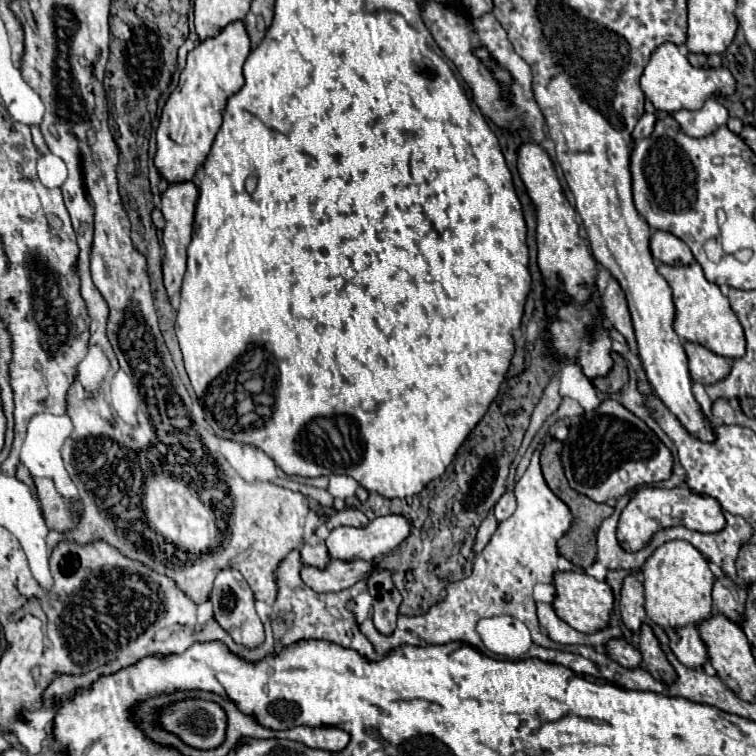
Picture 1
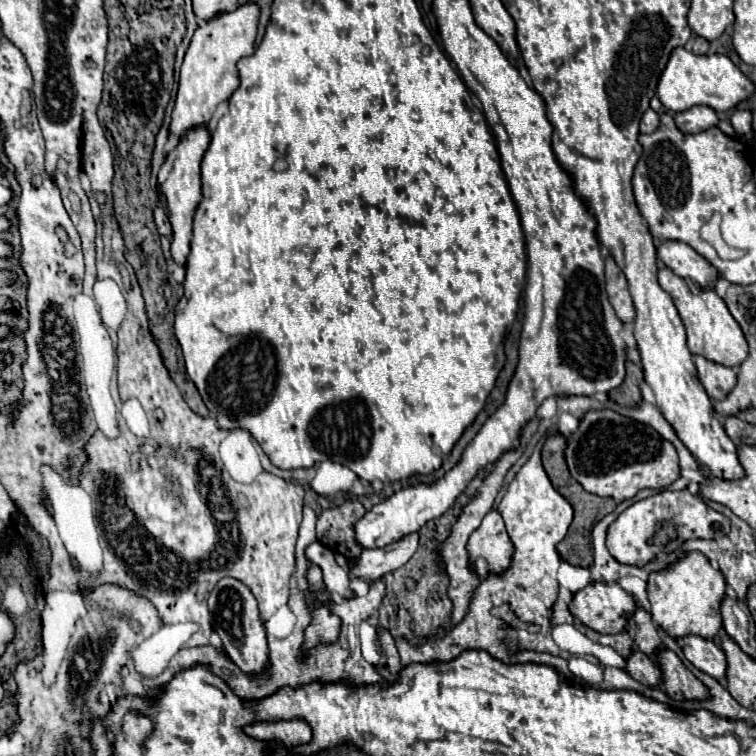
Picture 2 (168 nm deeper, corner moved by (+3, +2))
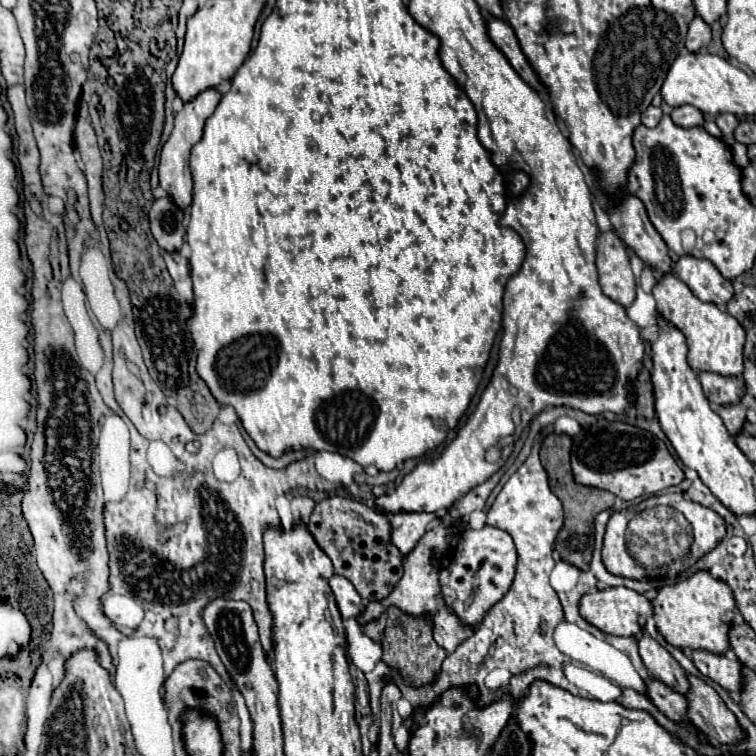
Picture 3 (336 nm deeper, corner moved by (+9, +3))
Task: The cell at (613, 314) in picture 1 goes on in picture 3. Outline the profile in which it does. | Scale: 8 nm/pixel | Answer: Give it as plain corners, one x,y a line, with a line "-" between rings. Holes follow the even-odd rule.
608,231
598,235
596,267
602,291
610,299
628,307
636,297
636,279
630,267
628,247
616,233

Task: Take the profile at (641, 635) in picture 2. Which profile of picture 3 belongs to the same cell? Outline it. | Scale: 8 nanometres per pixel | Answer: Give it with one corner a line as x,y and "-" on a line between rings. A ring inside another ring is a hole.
648,635
640,637
638,645
640,645
640,657
648,667
650,677
662,681
672,691
686,695
690,689
690,681
686,677
686,671
678,665
678,661
658,641
654,641

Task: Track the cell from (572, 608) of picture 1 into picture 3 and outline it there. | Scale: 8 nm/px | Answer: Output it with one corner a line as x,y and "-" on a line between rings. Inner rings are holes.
608,587
604,591
586,593
580,599
580,615
604,633
622,635
622,637
636,637
642,633
646,619
652,617
652,603
644,595
640,595
628,587

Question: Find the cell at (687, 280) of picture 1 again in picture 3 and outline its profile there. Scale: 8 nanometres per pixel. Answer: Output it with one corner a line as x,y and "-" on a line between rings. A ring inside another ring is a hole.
664,275
662,281
652,291
658,313
676,329
682,331
688,343
688,363
694,371
710,371
726,377
742,375
742,347
746,333
742,325
728,315
726,311
720,311
714,303
704,303
688,289
686,283
682,283
676,275

